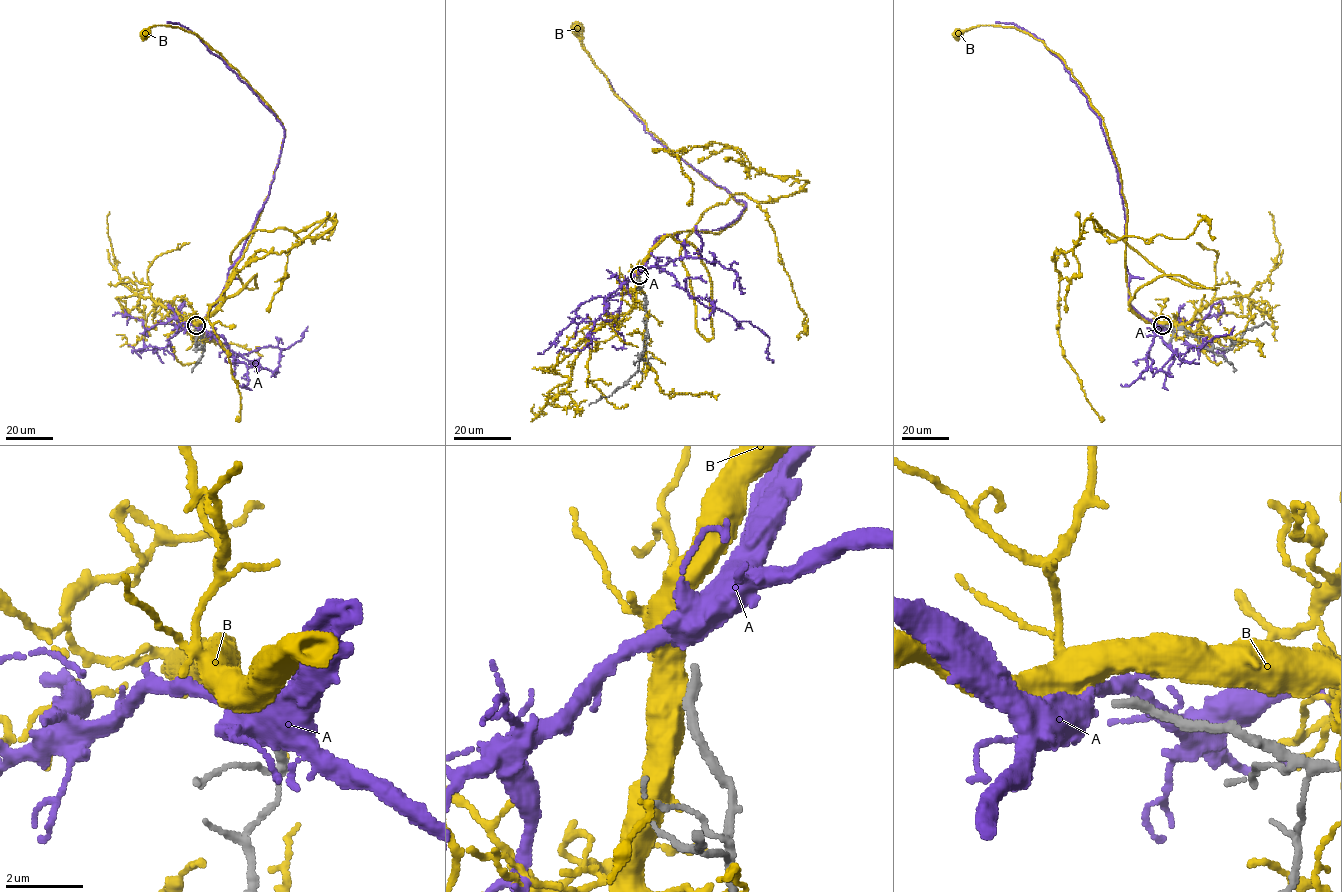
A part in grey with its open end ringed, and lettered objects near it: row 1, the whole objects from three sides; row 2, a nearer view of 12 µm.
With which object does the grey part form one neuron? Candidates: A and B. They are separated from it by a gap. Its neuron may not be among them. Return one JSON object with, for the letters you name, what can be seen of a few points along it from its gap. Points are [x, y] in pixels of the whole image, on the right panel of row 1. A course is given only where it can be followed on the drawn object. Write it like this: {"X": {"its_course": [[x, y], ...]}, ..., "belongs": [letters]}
{"A": {"its_course": [[1161, 325], [1143, 317], [1128, 299], [1124, 212], [1100, 120], [1062, 61], [1041, 39], [1011, 23], [996, 22]]}, "belongs": ["A"]}

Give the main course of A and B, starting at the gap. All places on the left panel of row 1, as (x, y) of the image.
A: (196, 325), (218, 299), (228, 270), (240, 255), (267, 198), (284, 130), (200, 38), (188, 28), (166, 22)
B: (196, 323), (223, 301), (269, 193), (284, 128), (237, 71), (195, 33), (155, 25), (143, 32)

